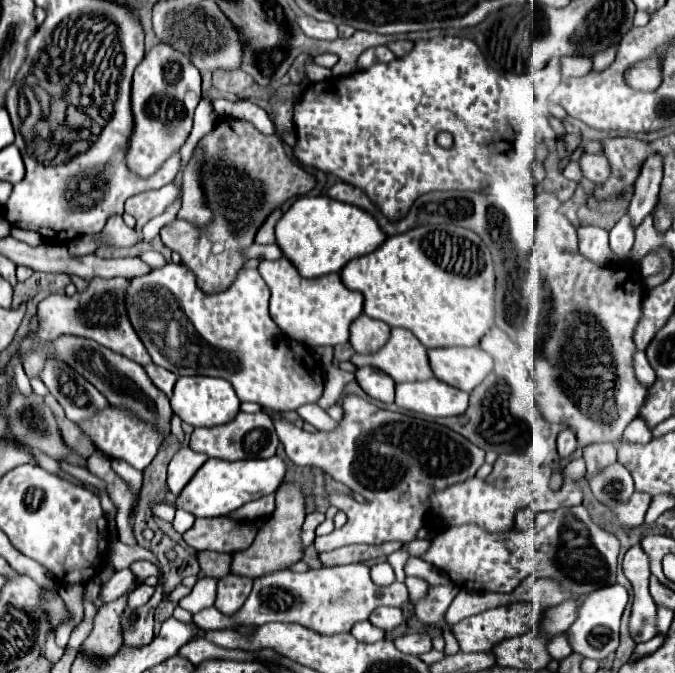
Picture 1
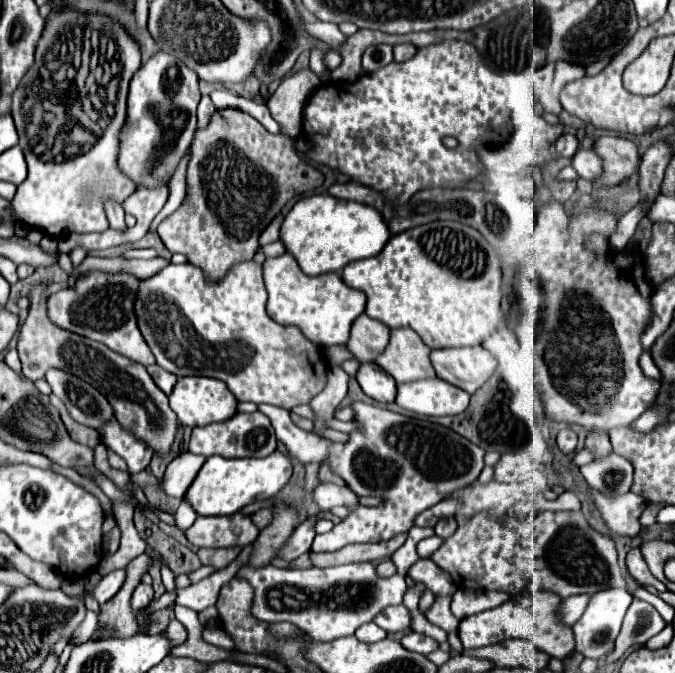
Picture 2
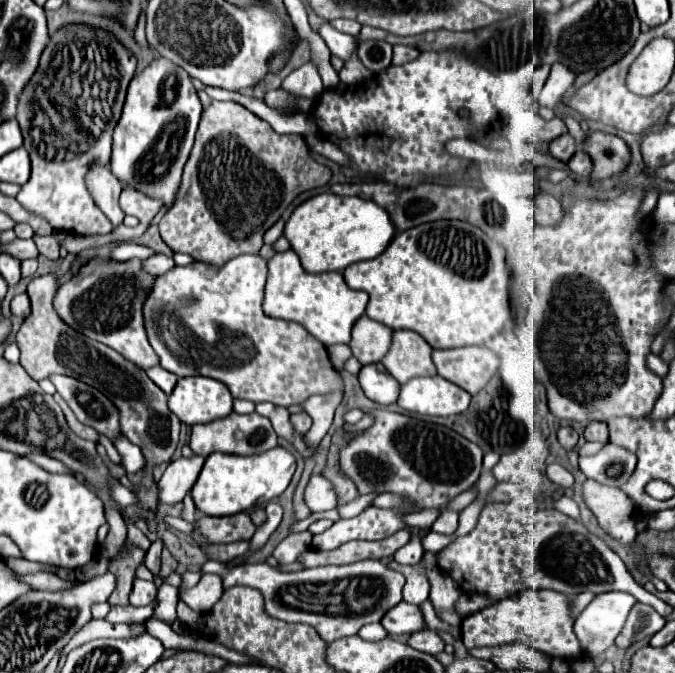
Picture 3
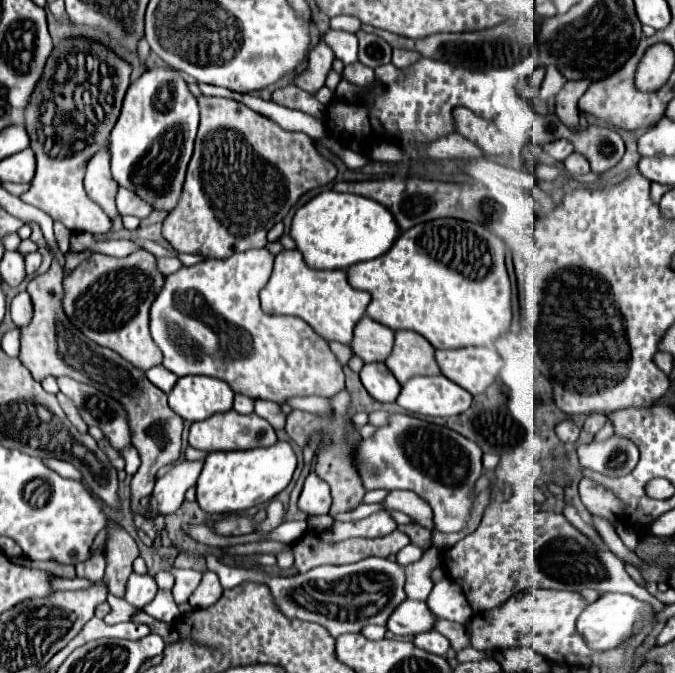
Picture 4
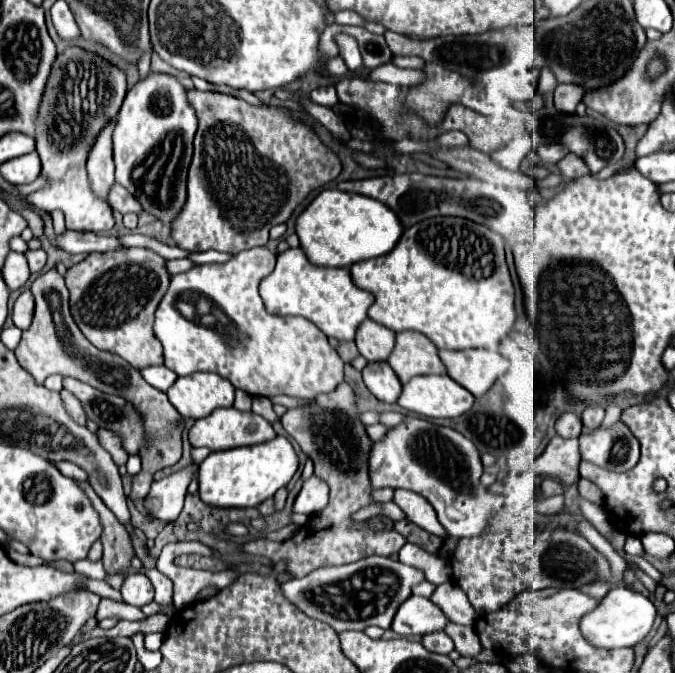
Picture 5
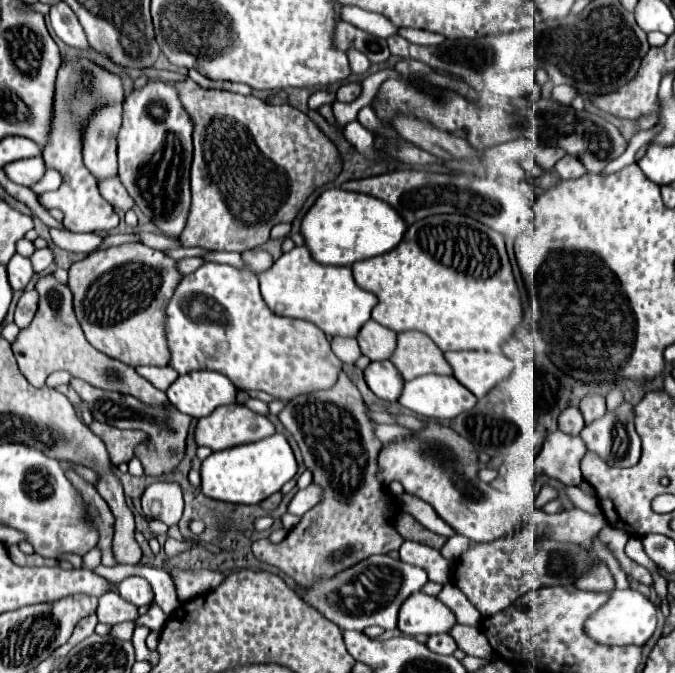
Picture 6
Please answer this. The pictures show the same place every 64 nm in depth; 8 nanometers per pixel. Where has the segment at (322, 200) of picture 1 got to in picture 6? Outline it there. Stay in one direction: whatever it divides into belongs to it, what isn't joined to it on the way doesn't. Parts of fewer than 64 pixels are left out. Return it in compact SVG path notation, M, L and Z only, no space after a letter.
M328 188L304 214L300 232L304 236L306 248L316 262L330 266L352 266L358 260L374 258L396 248L406 232L406 222L392 206L374 196Z

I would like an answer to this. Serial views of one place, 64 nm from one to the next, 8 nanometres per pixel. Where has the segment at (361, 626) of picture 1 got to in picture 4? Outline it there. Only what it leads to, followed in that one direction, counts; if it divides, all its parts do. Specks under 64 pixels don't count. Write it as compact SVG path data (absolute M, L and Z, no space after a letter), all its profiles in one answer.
M370 624L370 626L364 626L360 634L366 636L368 640L382 640L384 634L386 634L386 626L374 626L374 624Z

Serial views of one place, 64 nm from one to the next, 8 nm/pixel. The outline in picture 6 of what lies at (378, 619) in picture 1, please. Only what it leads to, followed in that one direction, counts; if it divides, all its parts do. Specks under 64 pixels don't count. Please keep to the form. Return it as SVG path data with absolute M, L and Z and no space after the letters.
M414 592L400 608L398 630L408 636L440 634L448 632L456 624L450 608L446 608L436 596Z

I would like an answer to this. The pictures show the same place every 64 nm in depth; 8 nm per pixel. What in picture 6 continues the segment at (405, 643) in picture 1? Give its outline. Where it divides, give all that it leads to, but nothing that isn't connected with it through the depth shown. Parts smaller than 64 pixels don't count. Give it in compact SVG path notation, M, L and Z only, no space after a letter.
M434 634L428 638L426 646L436 654L452 654L456 650L456 642L450 634Z

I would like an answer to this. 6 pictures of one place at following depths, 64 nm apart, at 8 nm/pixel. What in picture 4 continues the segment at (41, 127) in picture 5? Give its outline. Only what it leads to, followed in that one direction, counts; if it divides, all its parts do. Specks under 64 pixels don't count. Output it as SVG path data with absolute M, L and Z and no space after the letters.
M66 38L58 46L54 46L50 58L46 60L44 74L40 78L40 84L36 84L36 92L32 92L32 100L26 108L26 132L30 136L30 148L36 154L36 174L30 182L28 192L20 196L22 202L32 204L46 212L54 222L62 222L72 232L90 232L90 234L106 234L112 228L112 220L104 214L104 210L86 196L84 190L84 172L86 164L92 154L100 152L100 148L106 148L110 142L110 130L114 128L120 106L126 94L126 88L130 84L130 72L132 66L118 58L114 52L106 52L106 58L112 66L112 72L116 76L114 84L114 102L106 118L100 122L94 114L94 108L84 106L84 92L88 88L88 72L84 68L84 62L80 60L84 52L90 52L90 42Z

